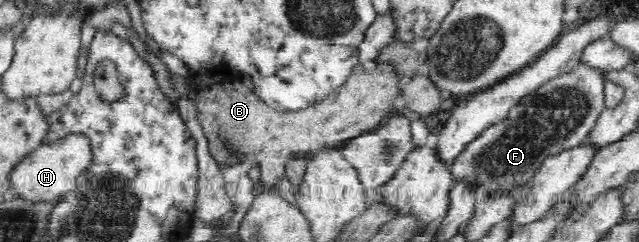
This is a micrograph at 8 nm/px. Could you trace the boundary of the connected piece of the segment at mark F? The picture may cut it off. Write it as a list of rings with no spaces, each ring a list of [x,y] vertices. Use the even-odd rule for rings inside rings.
[[[578,63],[569,73],[545,82],[536,92],[520,99],[510,109],[508,118],[484,130],[452,163],[455,180],[471,178],[477,184],[477,196],[498,194],[502,190],[522,187],[536,174],[546,156],[558,154],[564,148],[585,143],[593,132],[598,116],[606,110],[604,94],[605,71]],[[562,106],[566,106],[566,126],[562,122]],[[566,128],[566,130],[540,130]]]

